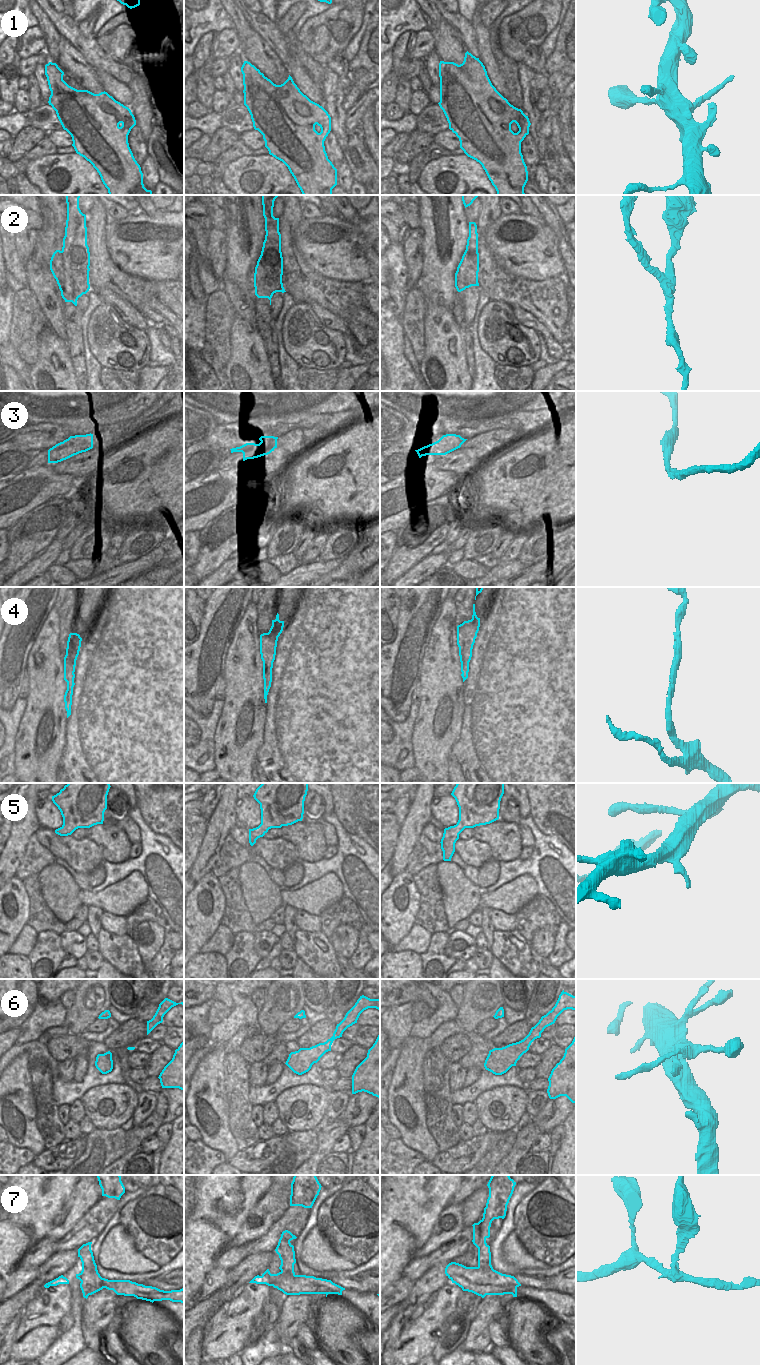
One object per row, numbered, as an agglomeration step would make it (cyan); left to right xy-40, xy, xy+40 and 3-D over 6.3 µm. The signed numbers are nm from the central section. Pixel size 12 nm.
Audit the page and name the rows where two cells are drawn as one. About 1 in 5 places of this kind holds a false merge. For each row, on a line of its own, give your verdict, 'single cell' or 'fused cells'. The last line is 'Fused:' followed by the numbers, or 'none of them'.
1: single cell
2: fused cells
3: single cell
4: single cell
5: single cell
6: single cell
7: fused cells
Fused: 2, 7

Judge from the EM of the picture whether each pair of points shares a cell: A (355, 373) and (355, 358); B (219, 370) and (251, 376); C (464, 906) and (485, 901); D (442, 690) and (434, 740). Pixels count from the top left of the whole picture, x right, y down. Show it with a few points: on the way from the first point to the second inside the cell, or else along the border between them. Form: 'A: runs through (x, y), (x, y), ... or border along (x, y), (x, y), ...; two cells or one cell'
A: border along (369, 362), (353, 366); two cells
B: border along (225, 365), (225, 377), (227, 380); two cells
C: border along (482, 891), (479, 903); two cells
D: runs through (438, 702), (434, 709), (431, 723), (432, 728); one cell

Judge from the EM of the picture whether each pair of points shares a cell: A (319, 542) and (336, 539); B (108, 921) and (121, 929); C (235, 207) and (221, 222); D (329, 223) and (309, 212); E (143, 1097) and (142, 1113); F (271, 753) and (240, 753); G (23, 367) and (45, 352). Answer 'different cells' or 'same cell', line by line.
A: different cells
B: same cell
C: different cells
D: different cells
E: same cell
F: different cells
G: different cells

